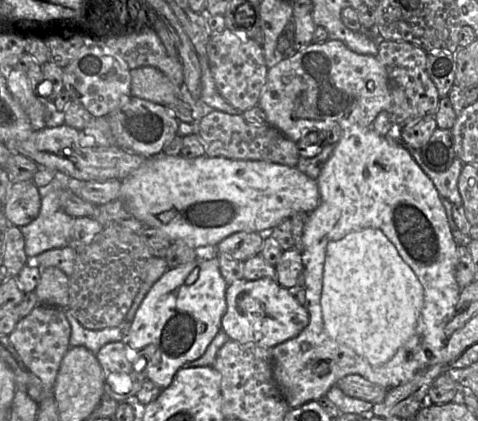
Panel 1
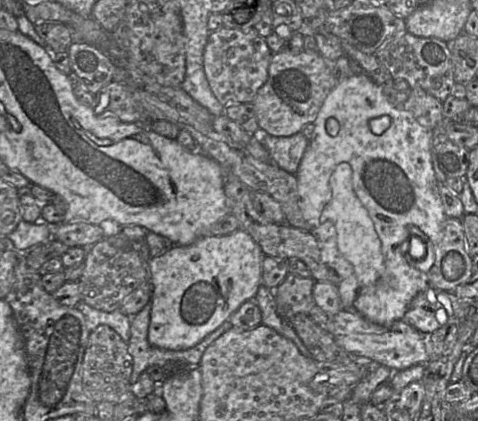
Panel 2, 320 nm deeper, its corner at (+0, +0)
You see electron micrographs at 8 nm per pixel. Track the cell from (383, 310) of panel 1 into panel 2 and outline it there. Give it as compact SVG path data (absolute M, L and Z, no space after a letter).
M346 163L339 164L330 176L329 184L331 199L321 212L320 225L315 228L321 229L321 225L330 222L335 230L338 251L351 265L359 286L373 284L383 276L384 257L374 224L355 194L350 166Z

